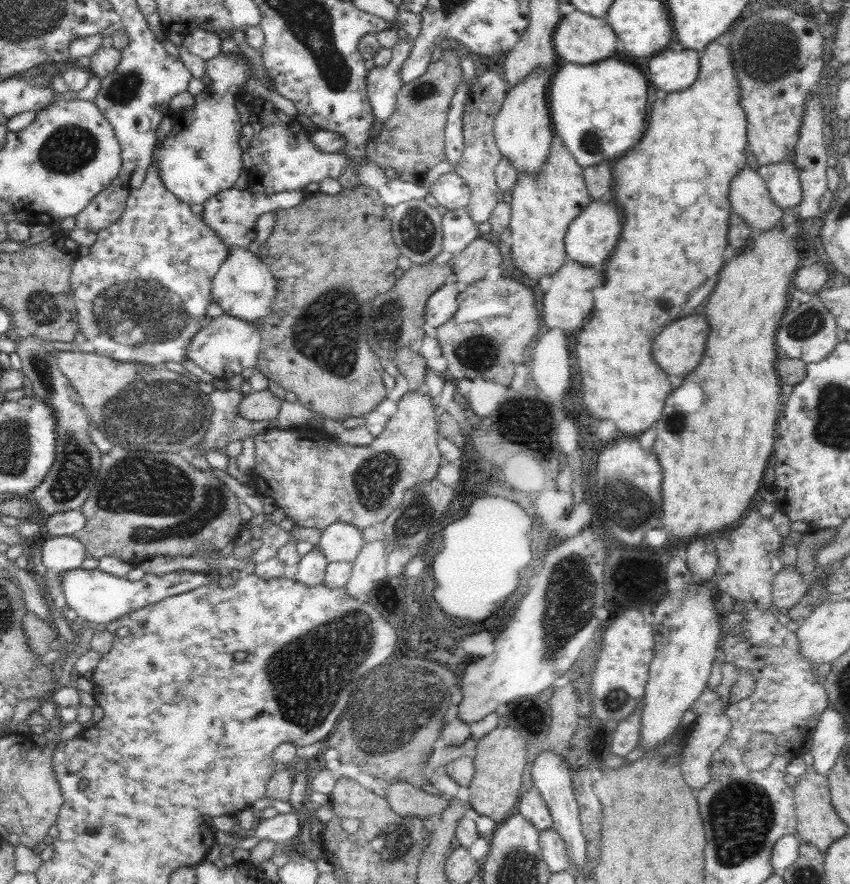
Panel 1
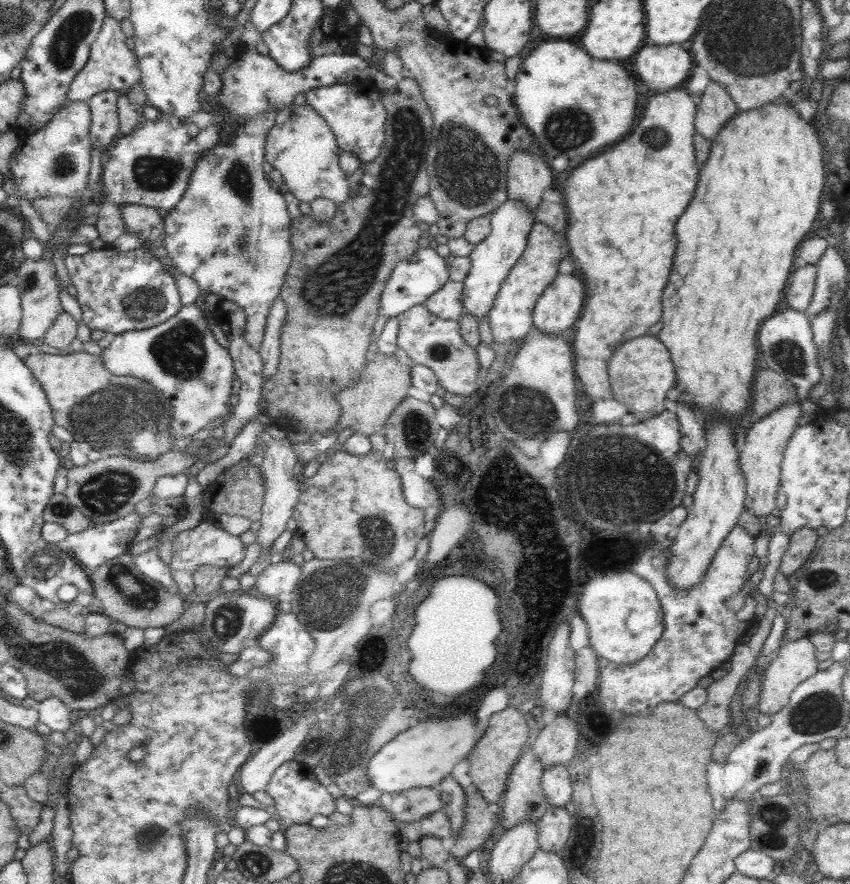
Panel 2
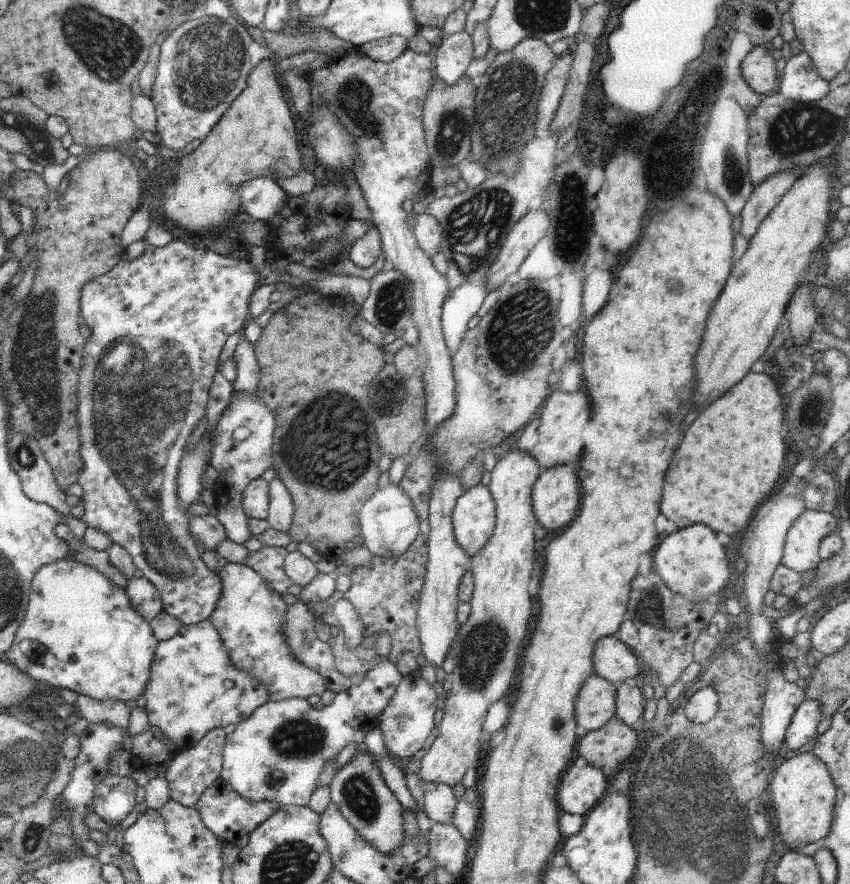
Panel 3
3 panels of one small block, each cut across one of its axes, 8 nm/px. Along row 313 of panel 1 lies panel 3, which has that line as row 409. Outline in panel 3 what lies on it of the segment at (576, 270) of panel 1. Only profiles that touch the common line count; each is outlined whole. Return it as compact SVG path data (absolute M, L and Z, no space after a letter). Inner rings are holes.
M553 388L539 418L539 438L536 446L532 448L530 456L536 458L536 462L540 466L540 474L542 474L544 470L548 470L552 466L570 464L574 460L572 456L578 456L582 452L582 430L590 420L590 402L580 389L572 394L564 394L557 388Z

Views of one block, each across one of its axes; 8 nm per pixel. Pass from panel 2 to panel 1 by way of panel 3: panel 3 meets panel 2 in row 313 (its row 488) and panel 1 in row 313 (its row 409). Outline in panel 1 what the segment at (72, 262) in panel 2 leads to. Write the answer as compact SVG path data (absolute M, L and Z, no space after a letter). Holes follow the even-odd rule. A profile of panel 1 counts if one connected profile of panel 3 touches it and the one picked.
M152 161L144 182L139 188L129 190L126 206L120 219L108 225L108 228L103 228L97 232L97 239L90 246L90 251L86 256L78 256L72 266L70 276L70 286L74 294L75 307L77 308L77 318L79 331L86 337L87 346L82 347L82 352L93 352L114 360L122 362L146 363L155 366L160 366L165 362L184 362L188 360L186 348L192 342L192 338L196 336L196 332L202 328L202 320L206 318L206 306L213 302L212 300L212 278L216 276L220 265L224 263L228 256L229 248L226 248L224 241L220 239L220 235L202 219L200 215L194 215L190 209L190 205L177 198L170 190L166 189L162 177L160 177L160 169L158 165Z

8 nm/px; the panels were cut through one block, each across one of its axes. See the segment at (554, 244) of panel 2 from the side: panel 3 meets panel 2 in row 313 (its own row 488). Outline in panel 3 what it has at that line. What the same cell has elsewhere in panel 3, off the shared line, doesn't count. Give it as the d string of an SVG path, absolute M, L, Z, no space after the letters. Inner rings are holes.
M516 447L502 456L491 472L488 487L496 505L496 524L488 544L472 556L470 570L473 574L474 590L470 599L471 611L468 620L459 627L458 634L450 646L447 656L452 657L455 668L452 672L452 686L447 693L443 710L439 714L438 735L434 743L420 761L419 778L434 784L444 783L454 787L462 780L464 773L477 762L481 747L479 741L486 712L494 702L504 699L508 692L518 664L520 644L528 634L528 622L532 616L532 596L528 593L528 582L534 570L534 530L538 526L536 514L532 510L532 489L540 474L536 458Z

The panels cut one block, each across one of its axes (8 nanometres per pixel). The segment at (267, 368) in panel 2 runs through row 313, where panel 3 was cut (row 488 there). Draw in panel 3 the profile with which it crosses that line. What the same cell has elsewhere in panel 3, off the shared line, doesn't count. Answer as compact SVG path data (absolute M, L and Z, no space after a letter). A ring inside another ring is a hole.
M276 476L269 482L270 506L268 508L268 524L276 532L289 533L294 518L294 505L284 483Z

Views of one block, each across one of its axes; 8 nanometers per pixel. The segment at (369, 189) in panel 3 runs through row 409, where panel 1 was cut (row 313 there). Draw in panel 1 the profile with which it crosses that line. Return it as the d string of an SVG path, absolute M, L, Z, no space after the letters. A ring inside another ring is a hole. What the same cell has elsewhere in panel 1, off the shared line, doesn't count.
M454 280L442 285L427 299L425 323L438 328L451 320L458 308L456 283Z

